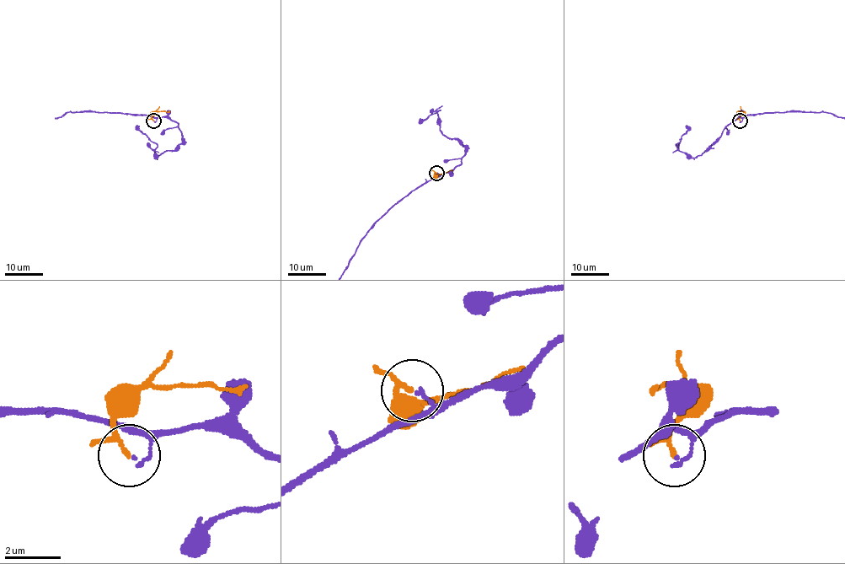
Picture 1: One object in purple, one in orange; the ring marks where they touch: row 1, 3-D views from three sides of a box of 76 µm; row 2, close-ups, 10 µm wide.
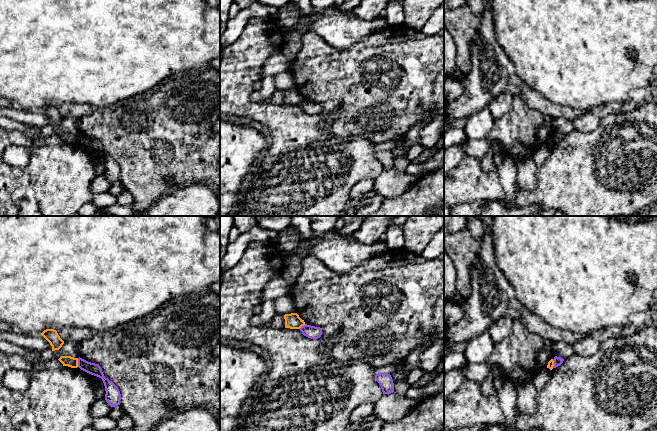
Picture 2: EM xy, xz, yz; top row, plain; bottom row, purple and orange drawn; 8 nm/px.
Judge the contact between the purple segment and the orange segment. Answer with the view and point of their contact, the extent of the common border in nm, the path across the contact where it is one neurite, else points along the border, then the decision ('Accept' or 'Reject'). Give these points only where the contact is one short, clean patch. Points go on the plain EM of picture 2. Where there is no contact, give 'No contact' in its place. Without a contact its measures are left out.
Touches purple at xy (78, 138). Shared border 70 nm. Boundary: xy (77, 134), (78, 142). Reject

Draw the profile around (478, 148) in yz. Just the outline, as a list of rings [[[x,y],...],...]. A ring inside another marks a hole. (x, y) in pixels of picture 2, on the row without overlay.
[[[486,138],[466,139],[462,144],[464,145],[464,152],[467,156],[473,156],[481,160],[485,155],[490,154],[493,157],[496,167],[500,166],[506,158],[498,141],[489,141]]]

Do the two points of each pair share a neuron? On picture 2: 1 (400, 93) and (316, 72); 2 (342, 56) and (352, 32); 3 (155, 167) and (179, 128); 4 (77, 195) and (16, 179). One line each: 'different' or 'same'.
1: same
2: different
3: same
4: same

